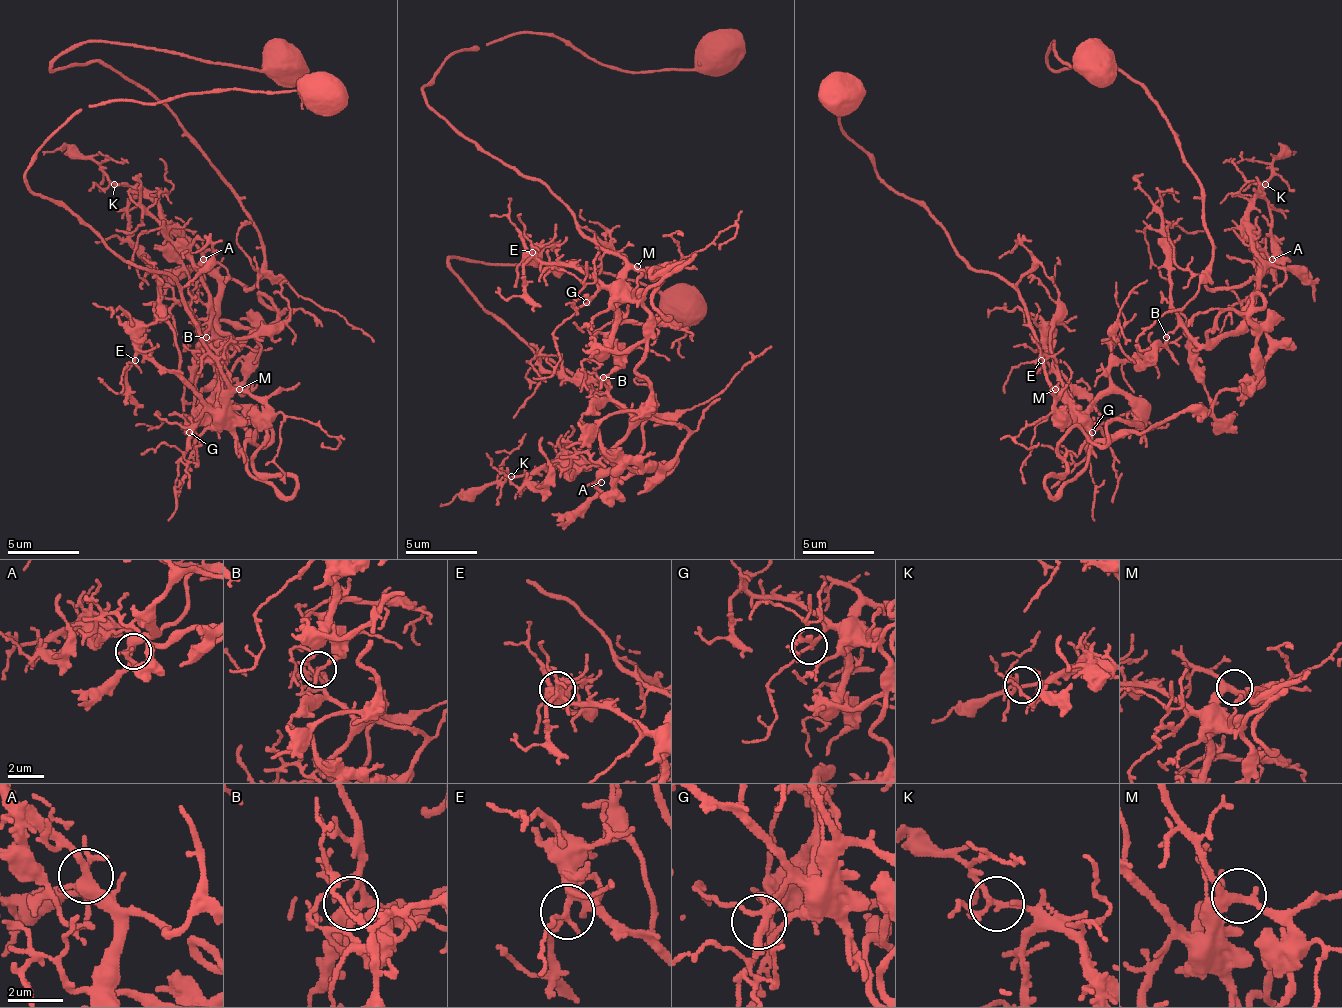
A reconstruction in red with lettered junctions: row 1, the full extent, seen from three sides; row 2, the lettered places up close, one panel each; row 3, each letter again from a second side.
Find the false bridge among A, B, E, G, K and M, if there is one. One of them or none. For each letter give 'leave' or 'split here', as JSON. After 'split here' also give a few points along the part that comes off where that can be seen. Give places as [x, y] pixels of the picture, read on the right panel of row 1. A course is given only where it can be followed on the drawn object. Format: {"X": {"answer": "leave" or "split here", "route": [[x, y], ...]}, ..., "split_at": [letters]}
{"A": {"answer": "leave"}, "B": {"answer": "split here", "route": [[1167, 338], [1221, 342], [1257, 288], [1207, 280], [1167, 115], [1106, 61], [1059, 71], [1052, 43], [1106, 71]]}, "E": {"answer": "leave"}, "G": {"answer": "leave"}, "K": {"answer": "leave"}, "M": {"answer": "leave"}, "split_at": ["B"]}

